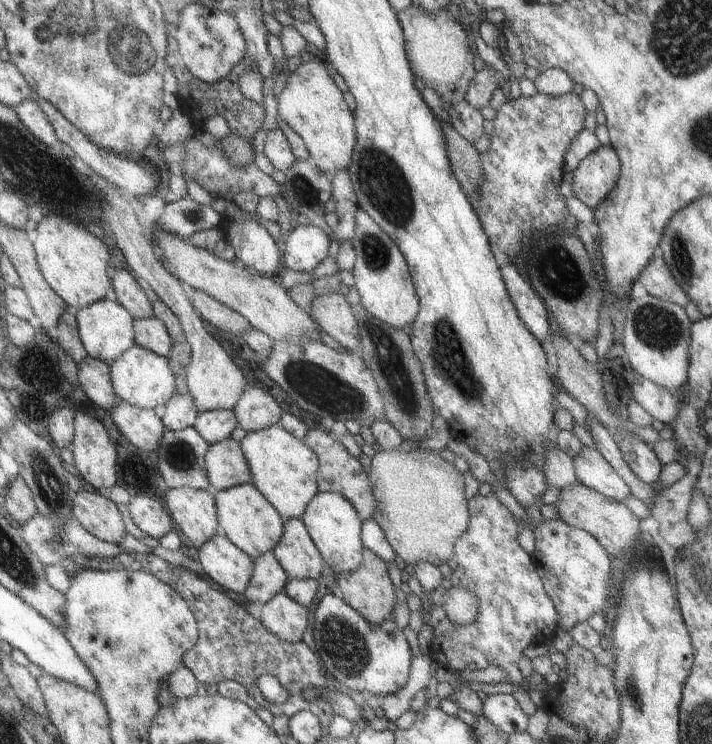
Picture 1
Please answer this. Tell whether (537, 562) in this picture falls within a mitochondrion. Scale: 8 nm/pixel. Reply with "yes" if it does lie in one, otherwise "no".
no

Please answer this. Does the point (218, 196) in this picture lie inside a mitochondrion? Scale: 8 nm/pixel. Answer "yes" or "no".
no

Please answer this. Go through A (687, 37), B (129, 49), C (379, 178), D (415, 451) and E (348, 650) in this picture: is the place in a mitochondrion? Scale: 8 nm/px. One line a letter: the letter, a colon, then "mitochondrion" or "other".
A: mitochondrion
B: mitochondrion
C: mitochondrion
D: other
E: mitochondrion

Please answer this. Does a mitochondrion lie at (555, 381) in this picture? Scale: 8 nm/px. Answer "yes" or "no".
no

